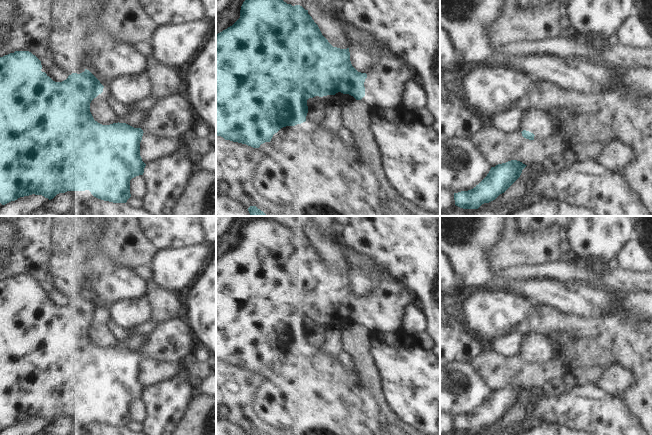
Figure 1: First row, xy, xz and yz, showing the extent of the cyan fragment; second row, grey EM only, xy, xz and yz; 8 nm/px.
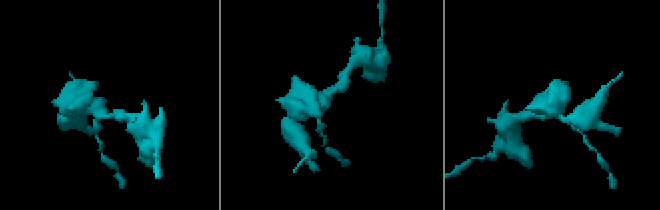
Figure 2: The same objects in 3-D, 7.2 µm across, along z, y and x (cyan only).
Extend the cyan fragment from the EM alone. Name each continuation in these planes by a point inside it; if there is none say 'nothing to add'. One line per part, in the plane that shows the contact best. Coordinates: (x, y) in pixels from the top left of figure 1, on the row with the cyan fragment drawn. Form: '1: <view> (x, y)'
1: xz (385, 86)

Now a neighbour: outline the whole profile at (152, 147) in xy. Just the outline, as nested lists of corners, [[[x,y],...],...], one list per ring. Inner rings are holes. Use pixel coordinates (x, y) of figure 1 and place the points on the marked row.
[[[143,133],[140,142],[140,156],[145,164],[155,162],[178,152],[184,145],[182,139],[159,137],[152,133]]]

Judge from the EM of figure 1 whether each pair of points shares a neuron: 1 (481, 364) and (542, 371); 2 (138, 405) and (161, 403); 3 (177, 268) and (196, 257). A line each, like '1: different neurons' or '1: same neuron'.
1: same neuron
2: different neurons
3: same neuron

